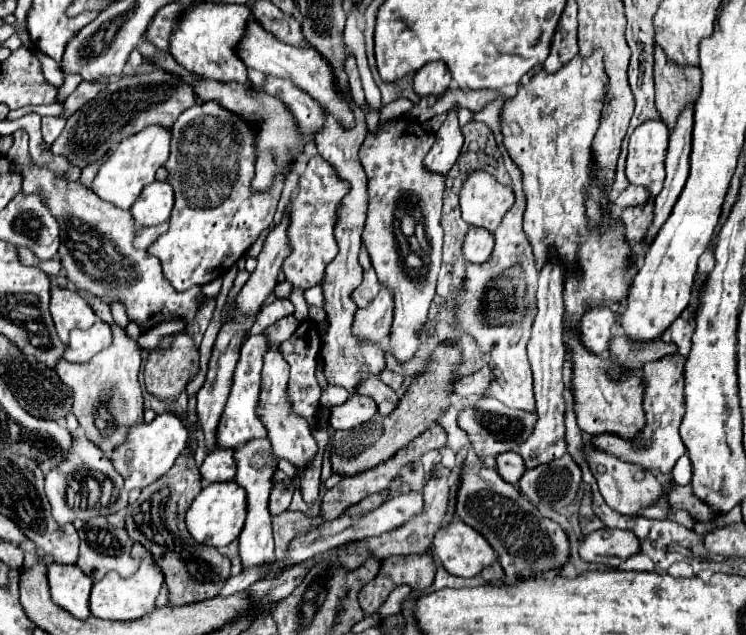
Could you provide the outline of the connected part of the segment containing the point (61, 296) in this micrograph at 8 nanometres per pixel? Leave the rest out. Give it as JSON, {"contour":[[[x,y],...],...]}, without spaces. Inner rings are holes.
{"contour":[[[51,287],[51,317],[63,343],[69,341],[71,329],[87,329],[95,323],[95,311],[77,291],[67,287]]]}

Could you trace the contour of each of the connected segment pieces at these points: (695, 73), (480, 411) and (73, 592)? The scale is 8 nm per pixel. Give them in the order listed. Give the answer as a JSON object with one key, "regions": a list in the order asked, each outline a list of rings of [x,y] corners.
{"regions":[[[[655,43],[653,77],[657,111],[661,113],[661,119],[667,123],[667,127],[673,127],[679,109],[697,101],[697,93],[701,91],[701,69],[697,65],[683,67],[671,61]]],[[[481,397],[479,401],[471,401],[467,407],[463,407],[463,411],[457,417],[459,427],[467,433],[477,457],[495,457],[503,451],[517,451],[521,441],[525,441],[533,431],[533,421],[537,421],[535,413],[505,407],[501,401],[493,397]]],[[[51,563],[47,567],[49,587],[51,587],[51,599],[61,609],[69,611],[71,615],[77,615],[79,619],[87,619],[89,613],[89,593],[93,581],[81,573],[77,565],[61,565]]]]}

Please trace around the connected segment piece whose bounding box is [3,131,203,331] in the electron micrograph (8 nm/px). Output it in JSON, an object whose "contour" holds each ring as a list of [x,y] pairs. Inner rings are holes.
{"contour":[[[17,131],[13,135],[13,147],[3,155],[15,173],[21,175],[21,193],[29,195],[29,193],[41,193],[41,201],[49,207],[51,215],[57,219],[59,223],[59,237],[61,237],[61,245],[59,245],[59,257],[61,257],[61,267],[65,269],[67,279],[81,289],[83,293],[101,297],[103,301],[113,301],[119,299],[125,303],[127,307],[127,315],[131,321],[135,321],[143,331],[151,329],[153,325],[161,323],[161,321],[169,321],[169,319],[183,319],[185,323],[189,323],[197,311],[197,297],[201,297],[201,289],[193,287],[189,291],[175,291],[169,281],[163,277],[161,273],[161,265],[155,257],[149,257],[145,251],[137,251],[133,249],[133,233],[135,233],[135,225],[133,225],[133,217],[129,211],[117,209],[115,205],[109,205],[107,201],[101,201],[89,187],[85,187],[79,181],[69,181],[65,175],[57,175],[53,173],[47,165],[37,165],[31,155],[29,155],[29,145],[27,145],[27,135],[25,131]]]}

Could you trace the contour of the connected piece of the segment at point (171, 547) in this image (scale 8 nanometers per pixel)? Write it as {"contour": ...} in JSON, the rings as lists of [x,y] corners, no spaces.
{"contour":[[[189,439],[187,447],[181,451],[175,465],[153,485],[145,487],[139,499],[127,507],[125,527],[129,537],[141,541],[141,545],[153,553],[157,565],[161,565],[161,569],[165,571],[169,597],[173,597],[173,605],[169,607],[215,597],[229,577],[231,569],[229,559],[219,551],[215,551],[213,547],[197,545],[197,541],[193,541],[189,537],[189,531],[185,529],[185,509],[189,509],[193,497],[201,489],[203,481],[191,455],[191,439]]]}

